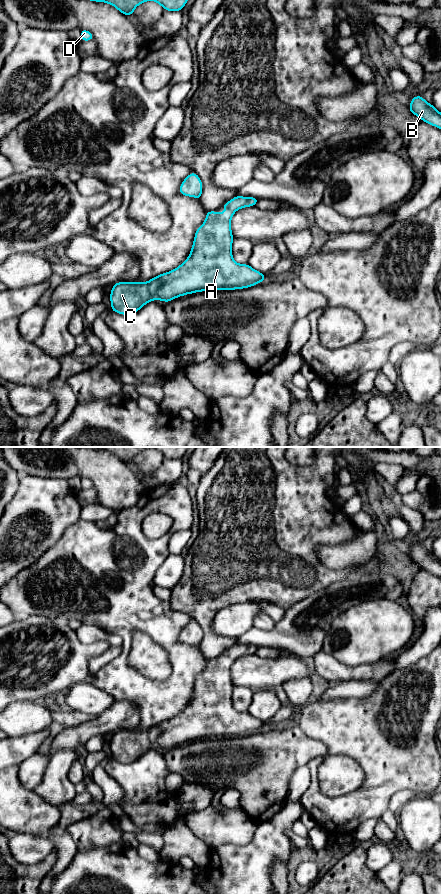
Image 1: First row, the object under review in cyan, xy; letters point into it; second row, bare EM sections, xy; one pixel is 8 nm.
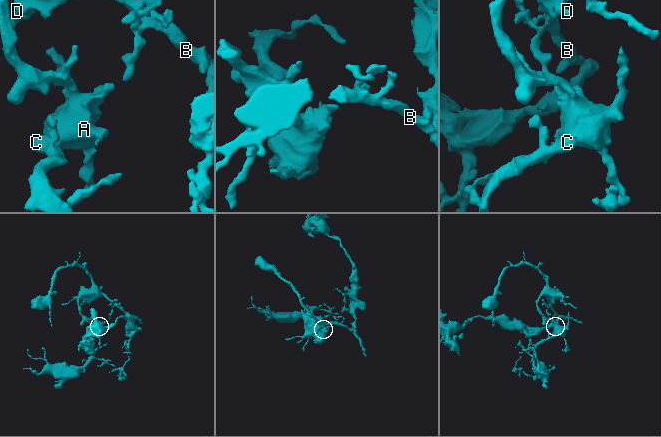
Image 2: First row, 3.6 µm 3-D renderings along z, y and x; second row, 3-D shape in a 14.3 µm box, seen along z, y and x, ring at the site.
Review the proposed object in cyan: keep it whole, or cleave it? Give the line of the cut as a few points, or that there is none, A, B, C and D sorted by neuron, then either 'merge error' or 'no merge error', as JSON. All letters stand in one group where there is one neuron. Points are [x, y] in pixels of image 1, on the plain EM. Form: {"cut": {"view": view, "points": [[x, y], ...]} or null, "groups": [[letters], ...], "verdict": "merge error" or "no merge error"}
{"cut": null, "groups": [["A", "B", "C", "D"]], "verdict": "no merge error"}

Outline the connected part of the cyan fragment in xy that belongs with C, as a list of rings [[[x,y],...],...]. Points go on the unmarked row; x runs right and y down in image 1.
[[[235,644],[221,655],[225,657],[224,661],[207,659],[204,671],[199,674],[195,680],[191,700],[187,707],[177,716],[153,725],[148,730],[137,729],[115,731],[110,740],[111,759],[117,760],[121,763],[131,763],[139,759],[150,749],[161,748],[167,751],[180,744],[193,742],[195,740],[204,740],[206,738],[244,737],[264,729],[266,727],[264,722],[254,718],[248,712],[238,712],[232,704],[232,691],[234,685],[231,678],[231,667],[237,658],[245,655],[256,654],[258,647],[259,646],[256,645]]]

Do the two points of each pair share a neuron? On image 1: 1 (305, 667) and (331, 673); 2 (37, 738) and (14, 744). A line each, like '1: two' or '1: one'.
1: two
2: one

